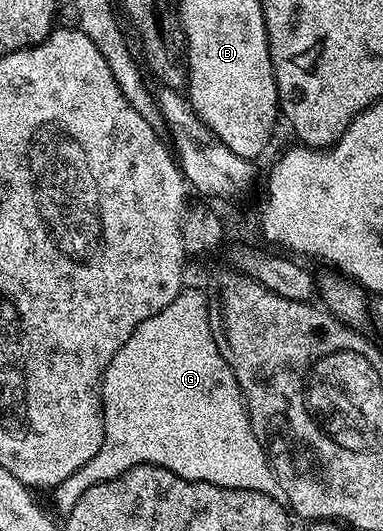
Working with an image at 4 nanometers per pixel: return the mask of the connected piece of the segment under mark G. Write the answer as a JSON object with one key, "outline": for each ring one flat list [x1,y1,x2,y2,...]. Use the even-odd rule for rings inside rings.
{"outline":[[184,287,177,298,165,306,165,310,153,314,153,318,145,318,145,322,129,334,129,342,113,354,113,362,109,362,103,375,103,421,105,434,101,450,97,450,97,454,77,470,77,474,69,474,65,482,53,489,56,513,71,512,85,490,109,482,142,464,164,468,186,480,209,482,229,490,260,492,278,504,287,504,285,490,281,490,281,482,277,482,271,463,267,461,267,449,253,434,247,403,243,401,237,378,233,370,229,370,229,362,221,358,221,350,217,350,209,326,207,292,204,289]]}

